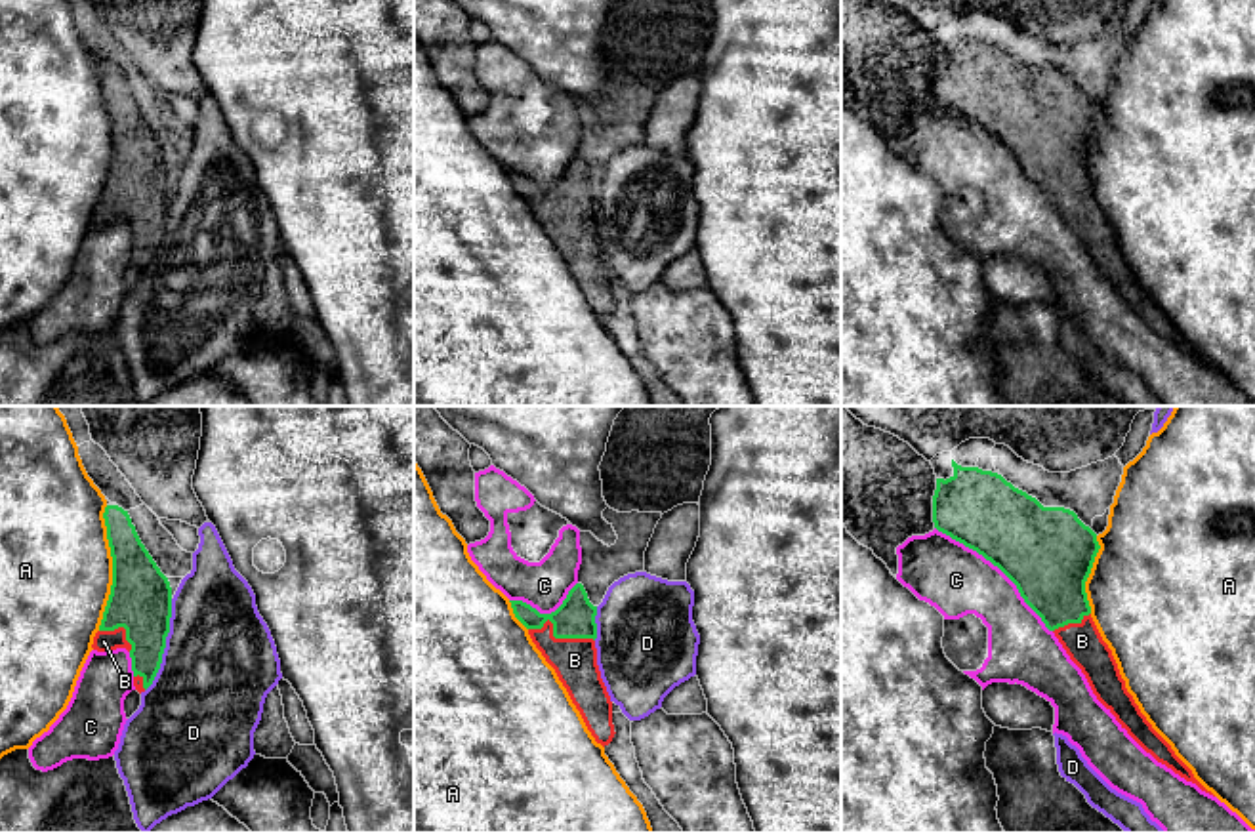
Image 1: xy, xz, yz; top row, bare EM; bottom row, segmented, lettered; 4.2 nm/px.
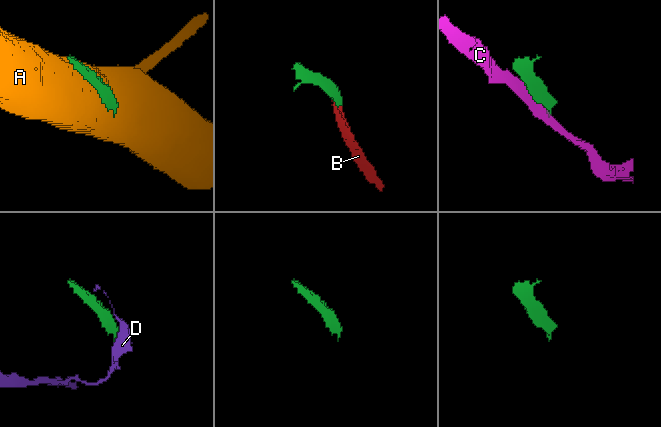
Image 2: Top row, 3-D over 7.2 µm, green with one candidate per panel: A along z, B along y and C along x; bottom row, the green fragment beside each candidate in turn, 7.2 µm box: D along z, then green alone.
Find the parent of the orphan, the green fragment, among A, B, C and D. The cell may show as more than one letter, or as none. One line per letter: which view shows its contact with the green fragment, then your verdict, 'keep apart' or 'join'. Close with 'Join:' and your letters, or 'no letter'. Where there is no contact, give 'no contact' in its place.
A: xy | keep apart
B: xz | join
C: yz | keep apart
D: xy | keep apart
Join: B

